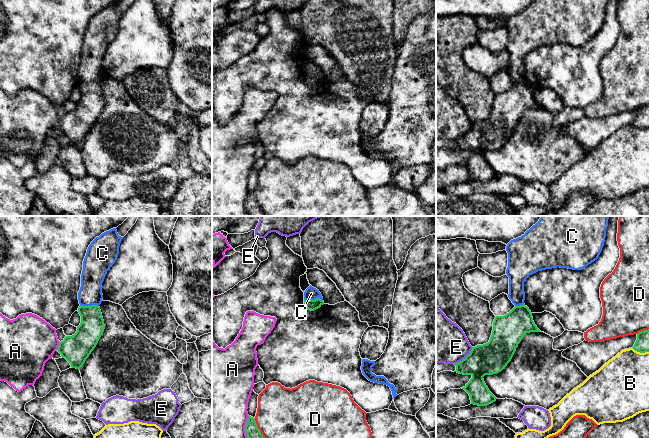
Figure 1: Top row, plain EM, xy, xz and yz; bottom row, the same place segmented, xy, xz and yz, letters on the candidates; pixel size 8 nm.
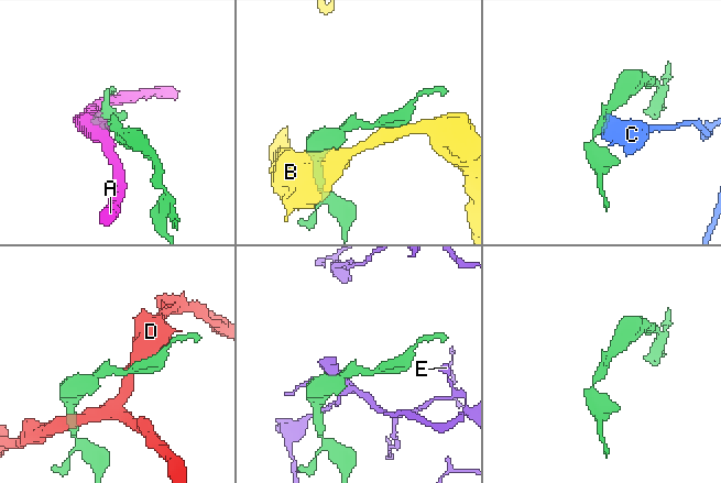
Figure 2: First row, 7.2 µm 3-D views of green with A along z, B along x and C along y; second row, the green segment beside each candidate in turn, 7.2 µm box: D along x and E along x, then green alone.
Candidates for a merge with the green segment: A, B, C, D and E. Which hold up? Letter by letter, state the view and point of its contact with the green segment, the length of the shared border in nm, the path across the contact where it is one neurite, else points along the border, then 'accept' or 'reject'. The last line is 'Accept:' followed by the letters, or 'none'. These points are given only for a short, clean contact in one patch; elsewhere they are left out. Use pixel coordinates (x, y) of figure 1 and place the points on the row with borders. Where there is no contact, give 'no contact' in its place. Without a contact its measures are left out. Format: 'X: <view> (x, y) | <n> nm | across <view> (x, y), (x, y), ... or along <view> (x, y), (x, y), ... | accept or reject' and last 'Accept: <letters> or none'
A: xy (58, 346) | 70 nm | reject
B: yz (640, 352) | 140 nm | reject
C: xy (89, 306) | 150 nm | along xy (80, 304), (98, 306) | reject
D: yz (642, 331) | 110 nm | reject
E: yz (465, 358) | 200 nm | reject
Accept: none

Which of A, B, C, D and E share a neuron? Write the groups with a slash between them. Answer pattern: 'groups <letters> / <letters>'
groups A / B / C / D / E

